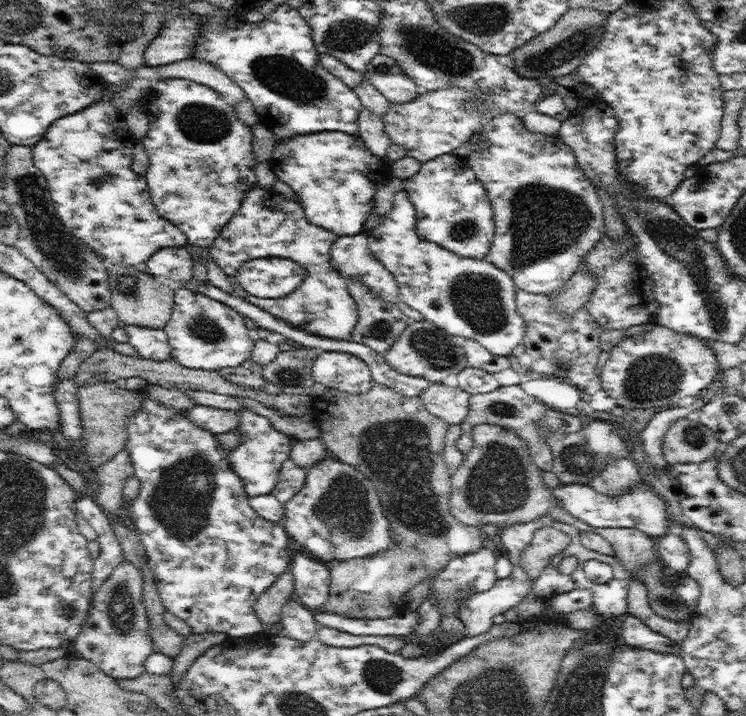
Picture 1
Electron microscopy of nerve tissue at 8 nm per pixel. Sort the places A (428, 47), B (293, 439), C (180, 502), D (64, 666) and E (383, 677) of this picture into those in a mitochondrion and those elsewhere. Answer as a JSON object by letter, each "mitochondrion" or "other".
{"A":"mitochondrion","B":"other","C":"mitochondrion","D":"other","E":"mitochondrion"}

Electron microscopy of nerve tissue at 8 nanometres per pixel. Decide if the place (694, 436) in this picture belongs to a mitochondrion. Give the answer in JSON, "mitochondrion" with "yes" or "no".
{"mitochondrion":"yes"}

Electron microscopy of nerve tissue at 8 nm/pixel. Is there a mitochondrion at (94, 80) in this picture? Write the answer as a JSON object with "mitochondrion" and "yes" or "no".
{"mitochondrion":"no"}

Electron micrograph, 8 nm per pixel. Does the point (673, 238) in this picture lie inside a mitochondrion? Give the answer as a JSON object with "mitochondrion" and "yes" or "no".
{"mitochondrion":"yes"}

